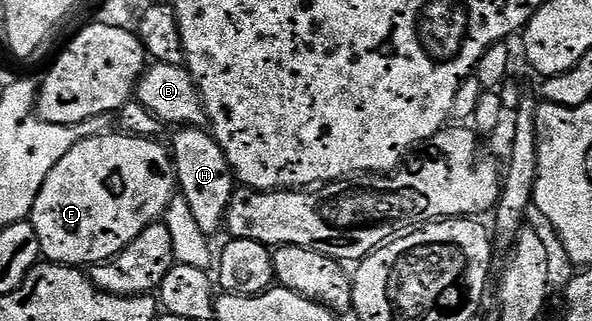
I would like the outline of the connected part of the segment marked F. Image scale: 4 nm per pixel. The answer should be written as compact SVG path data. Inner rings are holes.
M108 131L103 135L86 137L83 141L79 141L70 151L70 155L65 155L62 158L62 163L58 163L58 167L54 167L54 171L50 171L50 175L46 175L46 183L42 183L42 191L38 191L38 199L34 199L30 220L34 231L38 231L41 254L47 260L55 261L57 265L74 265L77 267L99 265L109 261L111 257L117 257L128 244L134 239L138 239L138 235L142 235L142 231L146 231L146 227L157 224L163 218L166 210L168 210L168 204L178 193L174 158L169 146L167 144L159 145L160 143L159 140L150 137L129 137L127 133L119 131Z

